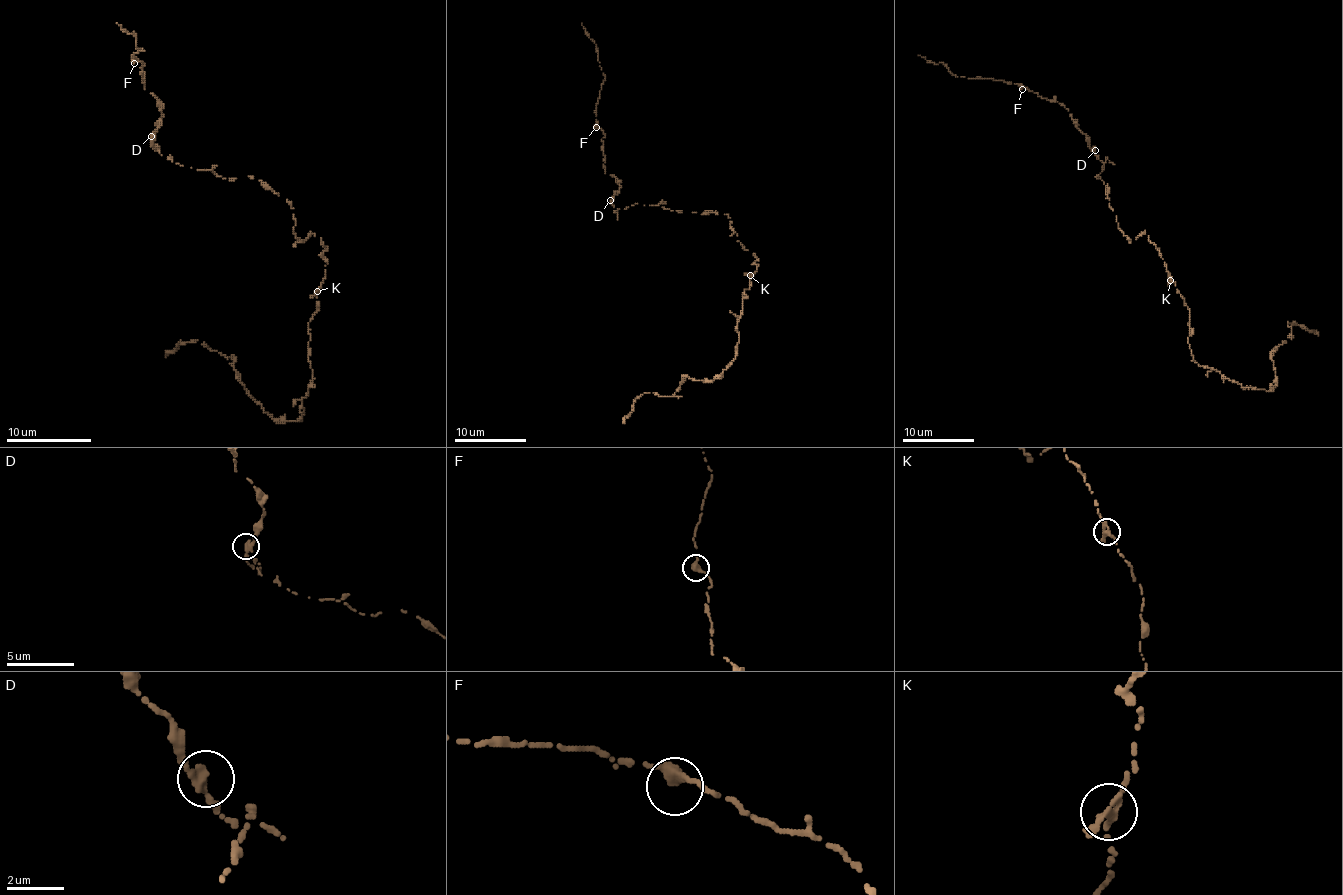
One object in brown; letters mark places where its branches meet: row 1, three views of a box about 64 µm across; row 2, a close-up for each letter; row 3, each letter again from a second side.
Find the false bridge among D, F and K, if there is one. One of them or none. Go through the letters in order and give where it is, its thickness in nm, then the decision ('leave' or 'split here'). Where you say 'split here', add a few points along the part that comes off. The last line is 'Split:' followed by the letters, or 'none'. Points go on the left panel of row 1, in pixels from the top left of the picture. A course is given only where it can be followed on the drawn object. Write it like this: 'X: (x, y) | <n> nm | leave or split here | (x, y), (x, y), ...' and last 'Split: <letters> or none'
D: (151, 136) | 440 nm | leave
F: (134, 63) | 460 nm | leave
K: (317, 291) | 440 nm | leave
Split: none

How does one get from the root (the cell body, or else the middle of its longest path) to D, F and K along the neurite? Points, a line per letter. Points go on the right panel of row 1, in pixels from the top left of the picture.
D: (1123, 232), (1109, 205), (1109, 187), (1098, 178), (1104, 162), (1095, 150)
F: (1123, 232), (1109, 205), (1109, 187), (1098, 178), (1104, 162), (1089, 146), (1089, 139), (1063, 105), (1022, 89)
K: (1123, 232), (1129, 239), (1136, 239), (1145, 232), (1164, 262), (1170, 280)

